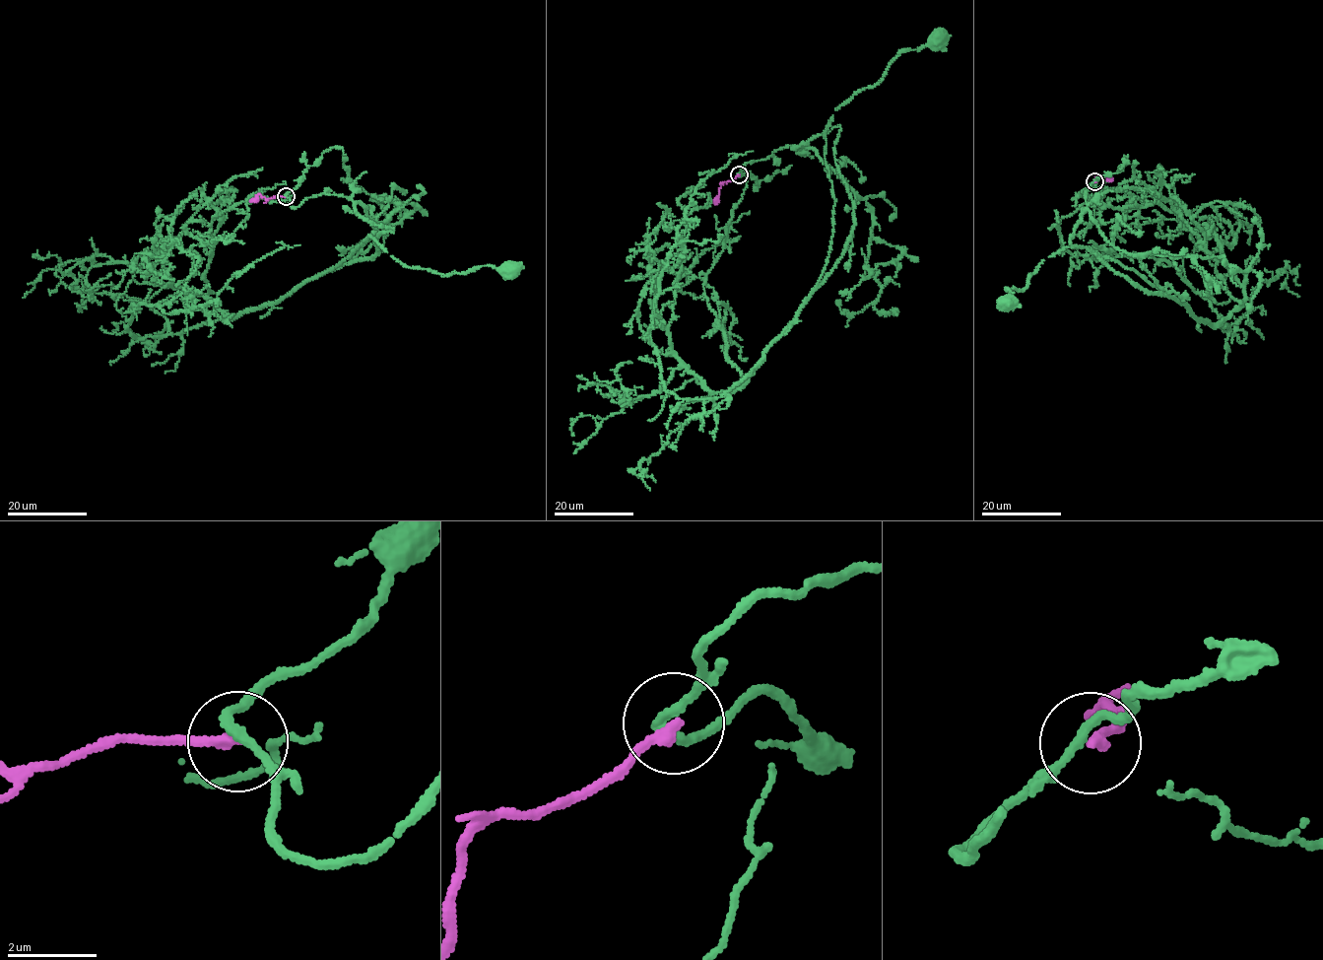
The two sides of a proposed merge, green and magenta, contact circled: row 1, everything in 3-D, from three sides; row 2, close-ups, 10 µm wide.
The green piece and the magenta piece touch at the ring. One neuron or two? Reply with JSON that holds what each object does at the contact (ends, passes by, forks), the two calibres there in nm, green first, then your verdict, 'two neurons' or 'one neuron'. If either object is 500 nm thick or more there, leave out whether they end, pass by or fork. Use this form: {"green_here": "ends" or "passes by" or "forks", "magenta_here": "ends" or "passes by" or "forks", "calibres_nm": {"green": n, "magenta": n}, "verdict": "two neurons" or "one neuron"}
{"green_here": "passes by", "magenta_here": "ends", "calibres_nm": {"green": 180, "magenta": 240}, "verdict": "two neurons"}

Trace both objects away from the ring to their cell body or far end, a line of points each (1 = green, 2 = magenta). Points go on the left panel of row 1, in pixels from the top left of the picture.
1: (286, 196), (341, 195), (393, 230), (374, 256), (313, 279), (368, 236), (446, 276), (513, 269)
2: (286, 196), (267, 199), (258, 194), (250, 200)

